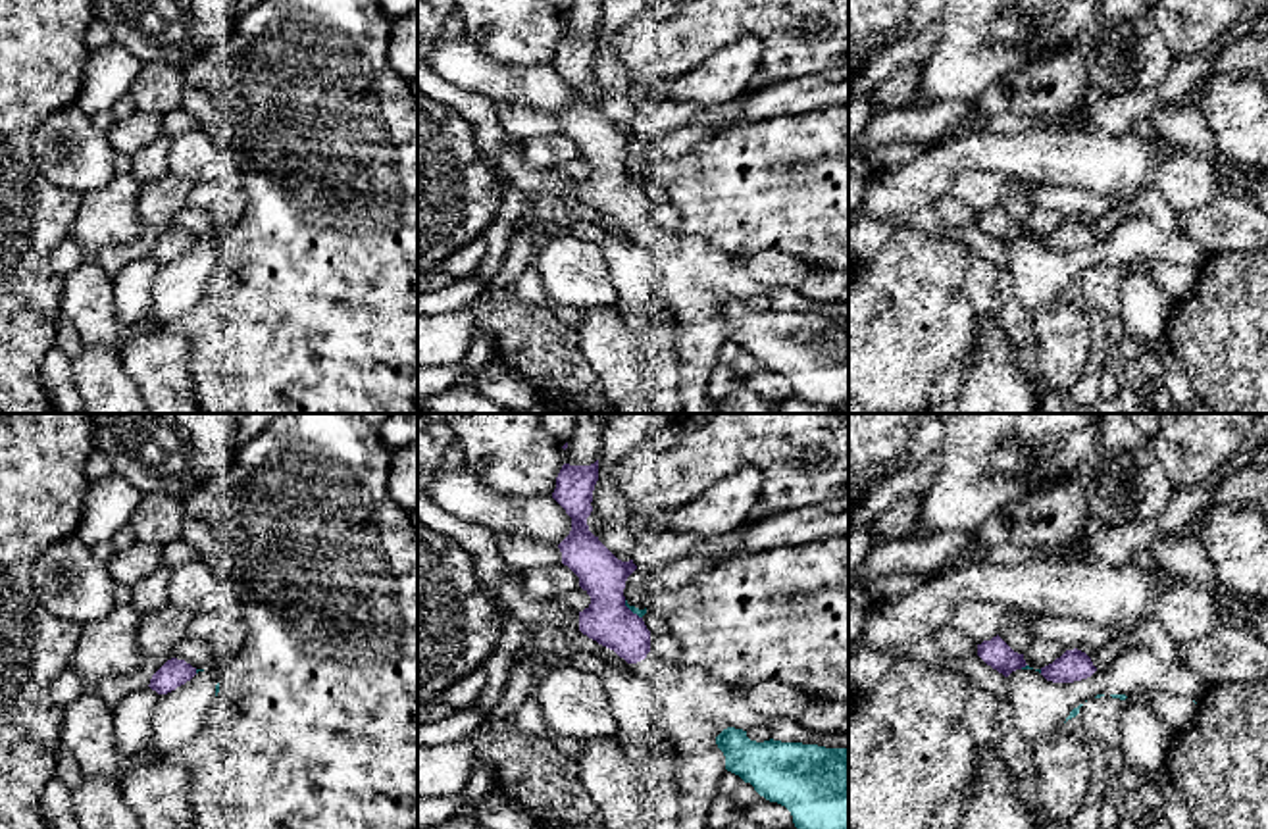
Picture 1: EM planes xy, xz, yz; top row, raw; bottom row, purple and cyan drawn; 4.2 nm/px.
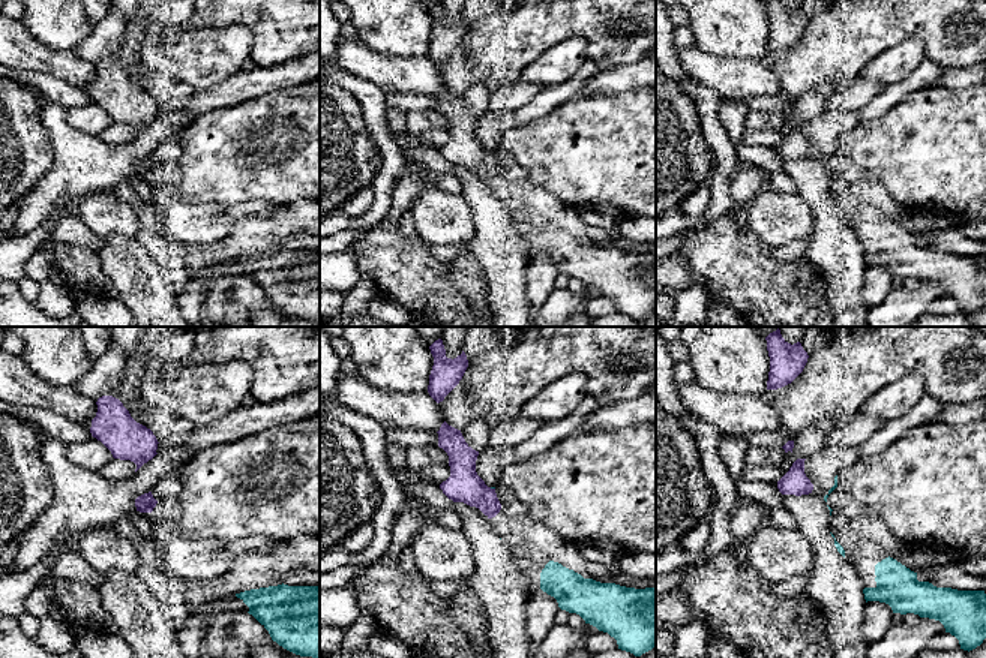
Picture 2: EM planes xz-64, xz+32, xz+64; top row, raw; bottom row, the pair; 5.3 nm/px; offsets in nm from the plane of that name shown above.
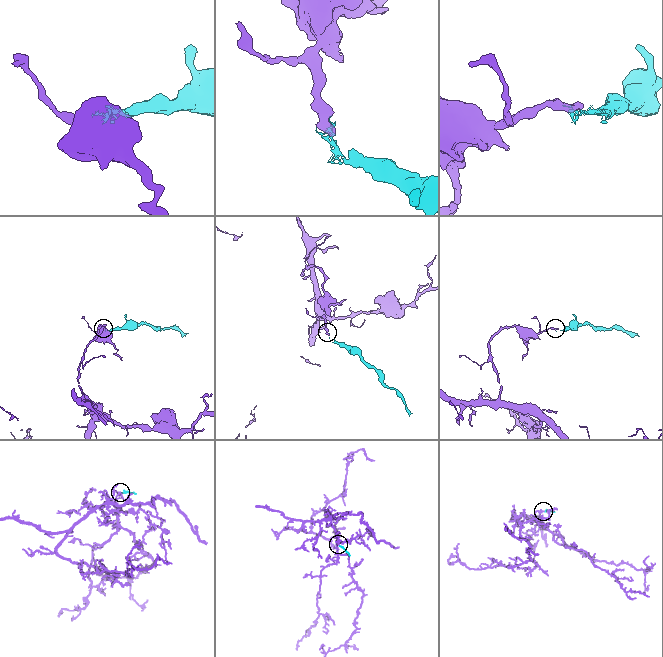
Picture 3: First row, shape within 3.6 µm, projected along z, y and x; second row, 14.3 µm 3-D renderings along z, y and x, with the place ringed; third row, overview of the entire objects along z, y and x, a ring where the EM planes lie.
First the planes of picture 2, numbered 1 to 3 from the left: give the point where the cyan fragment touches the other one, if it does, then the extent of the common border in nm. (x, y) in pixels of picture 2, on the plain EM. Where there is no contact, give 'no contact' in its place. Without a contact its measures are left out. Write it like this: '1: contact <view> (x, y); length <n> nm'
1: no contact
2: contact xz+32 (492, 153); length 30 nm
3: no contact

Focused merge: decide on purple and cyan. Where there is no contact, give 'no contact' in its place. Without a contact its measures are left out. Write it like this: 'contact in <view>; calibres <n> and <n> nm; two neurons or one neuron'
contact in xz; calibres 200 and 30 nm; two neurons

